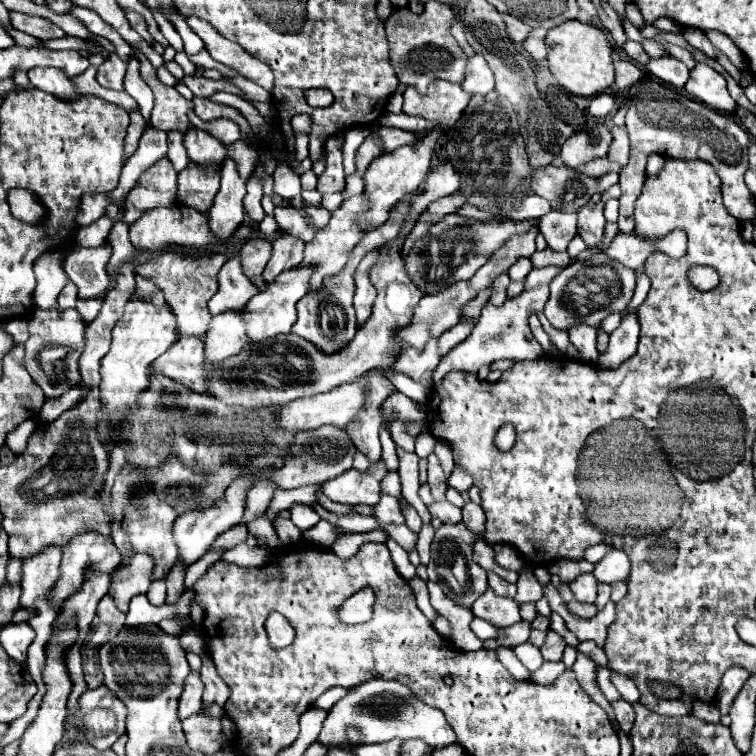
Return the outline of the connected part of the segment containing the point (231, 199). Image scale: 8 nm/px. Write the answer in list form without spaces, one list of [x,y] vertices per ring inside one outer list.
[[[225,158],[221,164],[221,188],[213,200],[209,210],[209,224],[213,234],[225,242],[233,236],[235,228],[243,222],[243,196],[245,196],[245,180],[239,176],[237,162],[233,158]]]

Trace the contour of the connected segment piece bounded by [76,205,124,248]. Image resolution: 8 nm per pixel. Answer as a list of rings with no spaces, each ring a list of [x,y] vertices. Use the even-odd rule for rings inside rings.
[[[122,205],[119,207],[117,218],[110,219],[105,215],[89,226],[80,227],[76,232],[77,245],[86,248],[95,248],[103,245],[113,224],[122,220],[123,210]]]

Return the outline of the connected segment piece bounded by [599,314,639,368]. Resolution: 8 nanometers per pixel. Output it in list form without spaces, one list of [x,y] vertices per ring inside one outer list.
[[[629,314],[621,320],[619,328],[611,332],[609,348],[605,354],[599,356],[599,364],[605,368],[617,368],[623,364],[623,360],[631,358],[637,352],[637,340],[639,340],[639,322],[635,314]]]

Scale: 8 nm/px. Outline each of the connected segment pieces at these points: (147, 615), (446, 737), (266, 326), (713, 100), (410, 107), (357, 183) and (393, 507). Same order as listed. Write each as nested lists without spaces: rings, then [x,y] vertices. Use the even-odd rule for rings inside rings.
[[[185,590],[185,594],[177,600],[177,604],[169,606],[153,606],[147,596],[139,594],[131,600],[127,612],[127,626],[141,626],[141,624],[159,624],[163,618],[175,616],[189,616],[189,604],[193,602],[193,590]]]
[[[369,680],[367,684],[361,684],[361,688],[357,686],[353,690],[353,694],[349,690],[347,696],[341,698],[329,710],[317,742],[323,746],[329,746],[329,748],[349,744],[345,740],[347,728],[359,730],[361,740],[365,744],[375,744],[375,742],[393,740],[393,738],[401,738],[401,740],[419,738],[419,740],[427,742],[431,748],[443,748],[443,746],[457,742],[455,732],[447,724],[443,712],[423,704],[423,700],[413,696],[411,688],[407,688],[405,684],[399,684],[397,680]],[[353,710],[355,710],[355,714],[353,714]]]
[[[301,266],[301,268],[291,268],[287,272],[281,272],[267,288],[259,294],[255,294],[247,302],[245,310],[245,320],[247,320],[247,334],[251,342],[261,342],[265,338],[275,338],[277,334],[289,332],[293,322],[295,322],[295,304],[309,292],[309,280],[313,276],[311,266]]]
[[[697,62],[697,66],[691,70],[685,92],[689,96],[695,96],[695,100],[711,106],[713,110],[733,112],[737,106],[735,100],[729,96],[725,78],[703,62]]]
[[[433,80],[427,96],[421,96],[415,88],[407,86],[403,92],[403,112],[409,116],[421,116],[433,124],[449,126],[455,124],[469,104],[469,94],[463,92],[461,84],[447,80]]]
[[[353,174],[353,176],[347,176],[347,186],[345,186],[345,196],[353,196],[353,194],[361,194],[365,188],[365,182],[363,182],[363,176],[359,174]]]
[[[381,496],[379,504],[375,506],[375,518],[379,520],[379,524],[403,524],[403,514],[401,514],[401,508],[399,508],[399,500],[393,498],[393,496]]]

